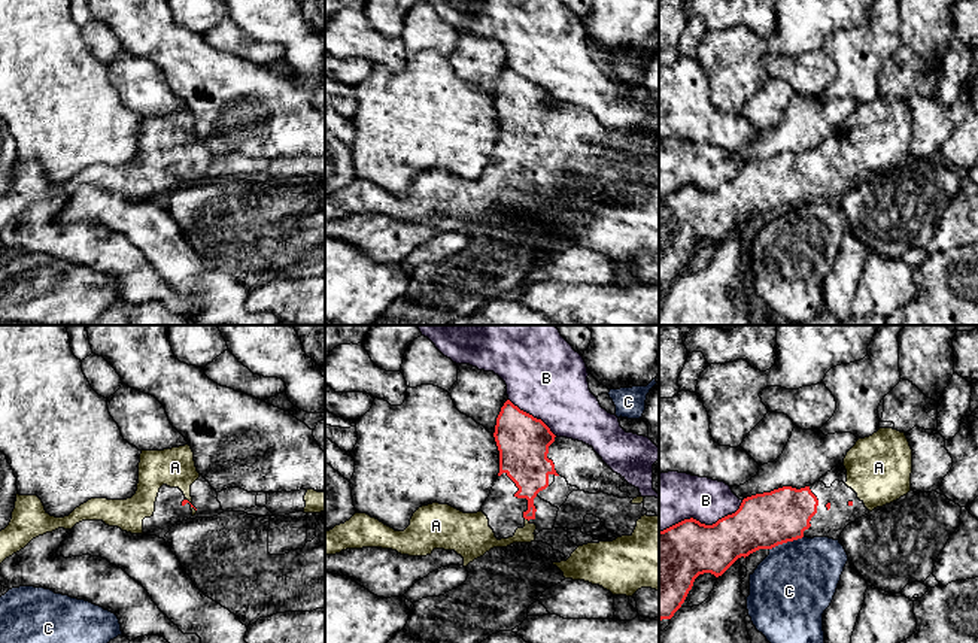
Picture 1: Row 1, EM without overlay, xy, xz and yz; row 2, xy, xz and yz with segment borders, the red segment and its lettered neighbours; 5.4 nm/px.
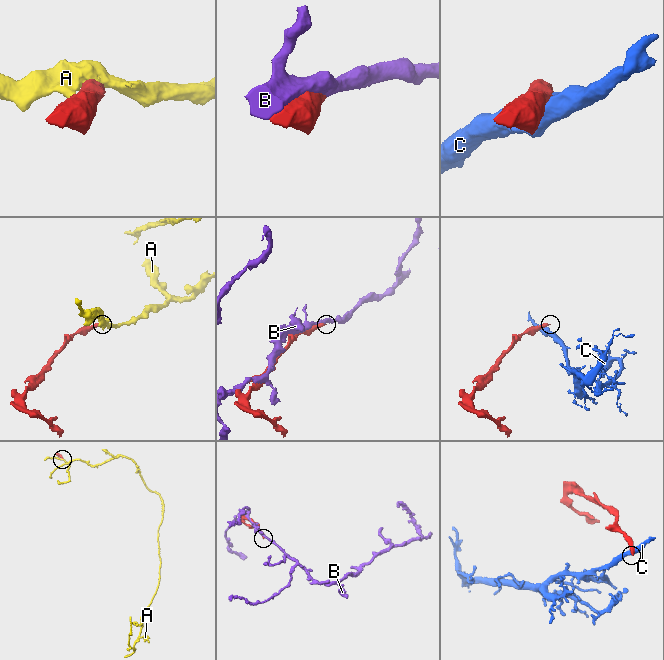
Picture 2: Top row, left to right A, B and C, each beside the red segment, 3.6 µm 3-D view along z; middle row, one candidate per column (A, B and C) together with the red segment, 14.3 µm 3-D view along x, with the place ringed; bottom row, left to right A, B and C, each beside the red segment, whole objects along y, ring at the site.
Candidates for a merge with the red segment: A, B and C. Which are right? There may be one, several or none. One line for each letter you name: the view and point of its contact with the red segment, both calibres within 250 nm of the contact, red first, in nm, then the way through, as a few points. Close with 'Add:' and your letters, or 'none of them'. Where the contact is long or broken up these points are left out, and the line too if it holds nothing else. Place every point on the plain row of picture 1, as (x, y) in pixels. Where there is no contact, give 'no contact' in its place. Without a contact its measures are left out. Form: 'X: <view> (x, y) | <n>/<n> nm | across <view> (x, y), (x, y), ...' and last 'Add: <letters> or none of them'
A: xz (527, 184) | 200/110 nm | across xz (529, 137), (527, 184), (512, 206), (483, 200)
Add: A

